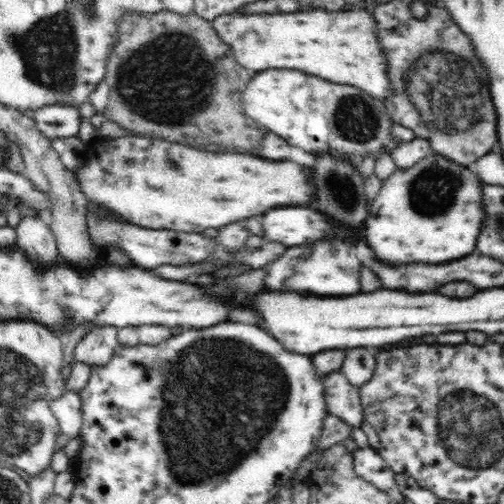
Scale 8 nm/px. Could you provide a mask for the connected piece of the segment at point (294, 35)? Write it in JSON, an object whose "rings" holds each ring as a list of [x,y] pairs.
{"rings":[[[300,10],[293,13],[226,13],[210,22],[238,65],[251,73],[268,69],[302,70],[308,74],[350,84],[376,99],[390,97],[387,60],[376,40],[375,20],[369,11]]]}

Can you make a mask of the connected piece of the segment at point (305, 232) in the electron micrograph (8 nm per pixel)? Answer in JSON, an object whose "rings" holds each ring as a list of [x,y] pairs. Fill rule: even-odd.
{"rings":[[[302,206],[272,208],[262,214],[264,238],[280,242],[284,246],[312,244],[320,238],[326,238],[334,232],[330,224],[331,222],[322,214]]]}

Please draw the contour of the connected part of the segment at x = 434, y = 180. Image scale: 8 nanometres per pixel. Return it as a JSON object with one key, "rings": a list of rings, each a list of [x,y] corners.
{"rings":[[[434,154],[422,158],[410,168],[398,168],[386,180],[383,181],[378,196],[370,204],[370,216],[366,220],[364,236],[374,252],[374,256],[382,262],[388,264],[412,264],[412,262],[422,262],[422,264],[442,264],[442,262],[452,262],[458,258],[468,256],[474,246],[476,238],[485,219],[485,214],[480,210],[482,180],[474,176],[466,166],[450,162],[447,158]]]}

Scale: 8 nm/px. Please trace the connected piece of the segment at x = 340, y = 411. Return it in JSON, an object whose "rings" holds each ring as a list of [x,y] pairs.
{"rings":[[[341,370],[324,377],[323,384],[328,414],[340,417],[352,428],[360,427],[364,418],[358,387],[352,385]]]}

